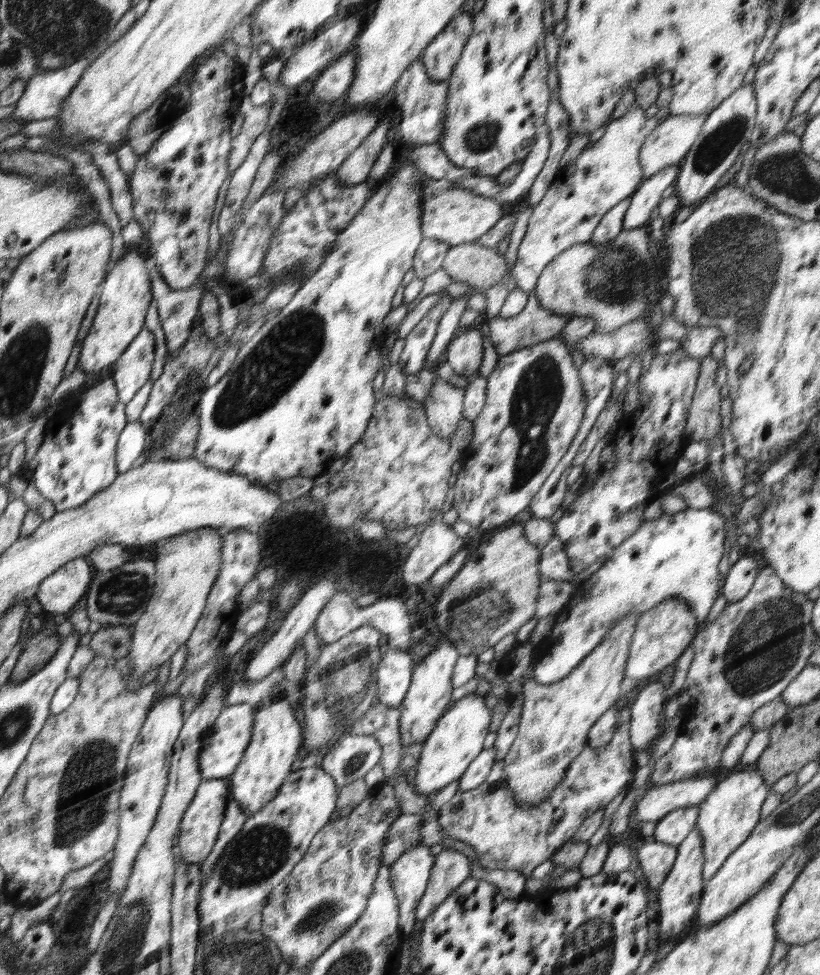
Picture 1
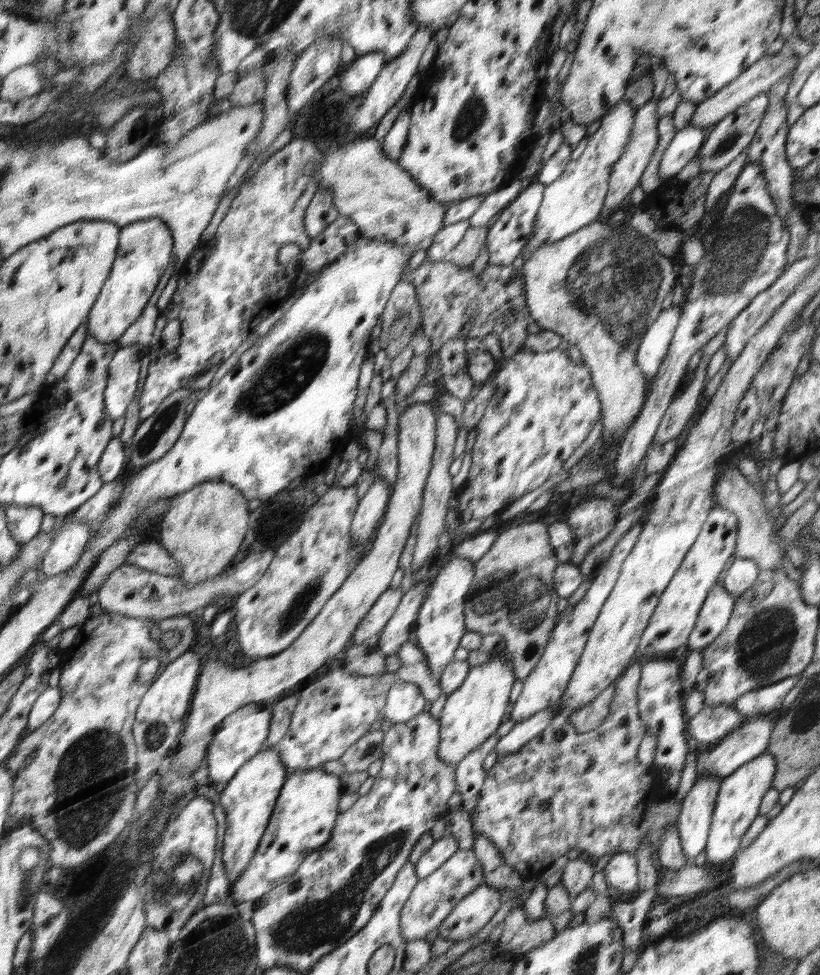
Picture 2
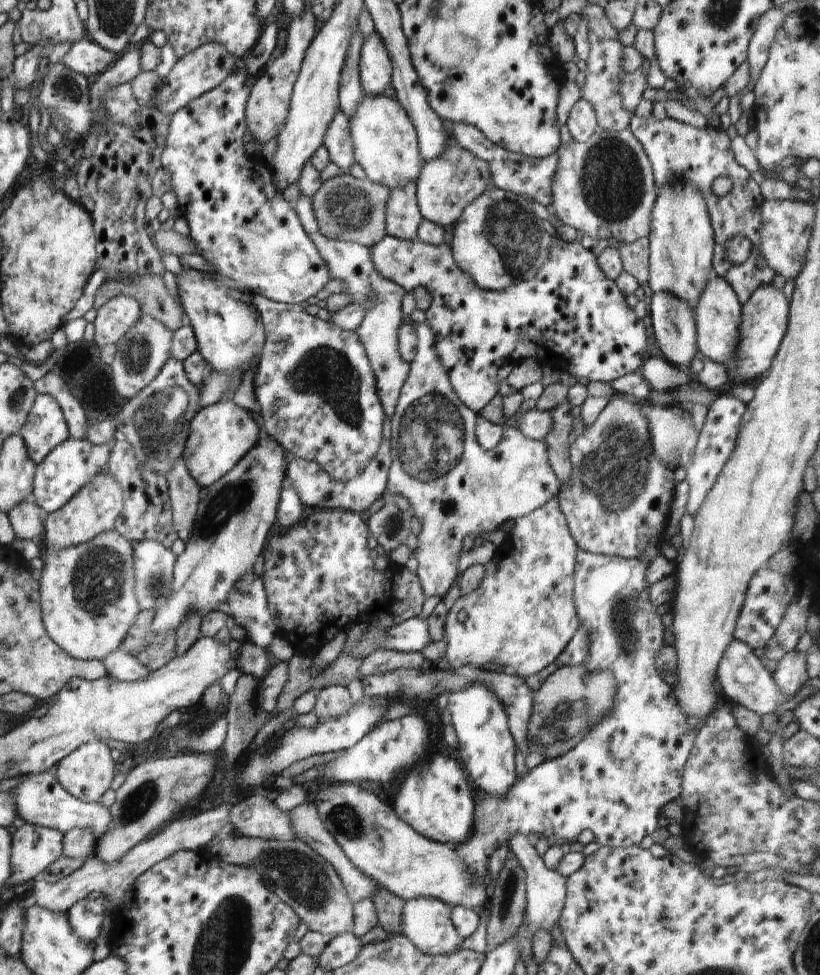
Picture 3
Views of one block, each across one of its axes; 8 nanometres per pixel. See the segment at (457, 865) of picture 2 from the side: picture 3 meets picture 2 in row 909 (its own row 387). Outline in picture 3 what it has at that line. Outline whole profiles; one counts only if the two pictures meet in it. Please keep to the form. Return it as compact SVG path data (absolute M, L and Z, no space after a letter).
M423 323L416 325L416 334L417 334L417 344L416 344L416 356L414 360L410 362L410 370L402 390L400 390L400 396L398 398L398 404L396 404L396 410L392 412L392 418L390 418L390 423L388 426L391 429L391 446L395 448L396 455L391 462L390 470L388 472L388 490L390 494L400 494L409 501L409 511L418 518L418 521L421 523L421 530L418 534L417 549L414 550L413 555L418 562L418 568L416 570L416 576L418 576L419 581L421 582L425 598L432 598L432 596L438 596L438 598L443 599L446 596L447 592L452 588L454 584L457 583L460 572L457 569L459 555L462 553L462 540L465 536L468 535L479 535L482 532L492 532L498 528L501 528L504 525L504 522L508 520L516 520L518 517L525 517L530 514L533 510L544 506L546 502L550 501L552 496L561 489L560 482L554 474L554 469L550 466L549 463L549 454L548 448L544 441L532 440L531 438L526 438L520 432L520 429L509 428L507 441L505 446L500 449L490 449L489 451L484 450L478 444L476 440L476 422L478 422L478 413L475 413L468 406L464 406L460 398L454 390L452 390L452 383L448 378L448 372L444 370L444 366L440 364L440 358L436 354L436 338L432 334L432 328L428 324Z

